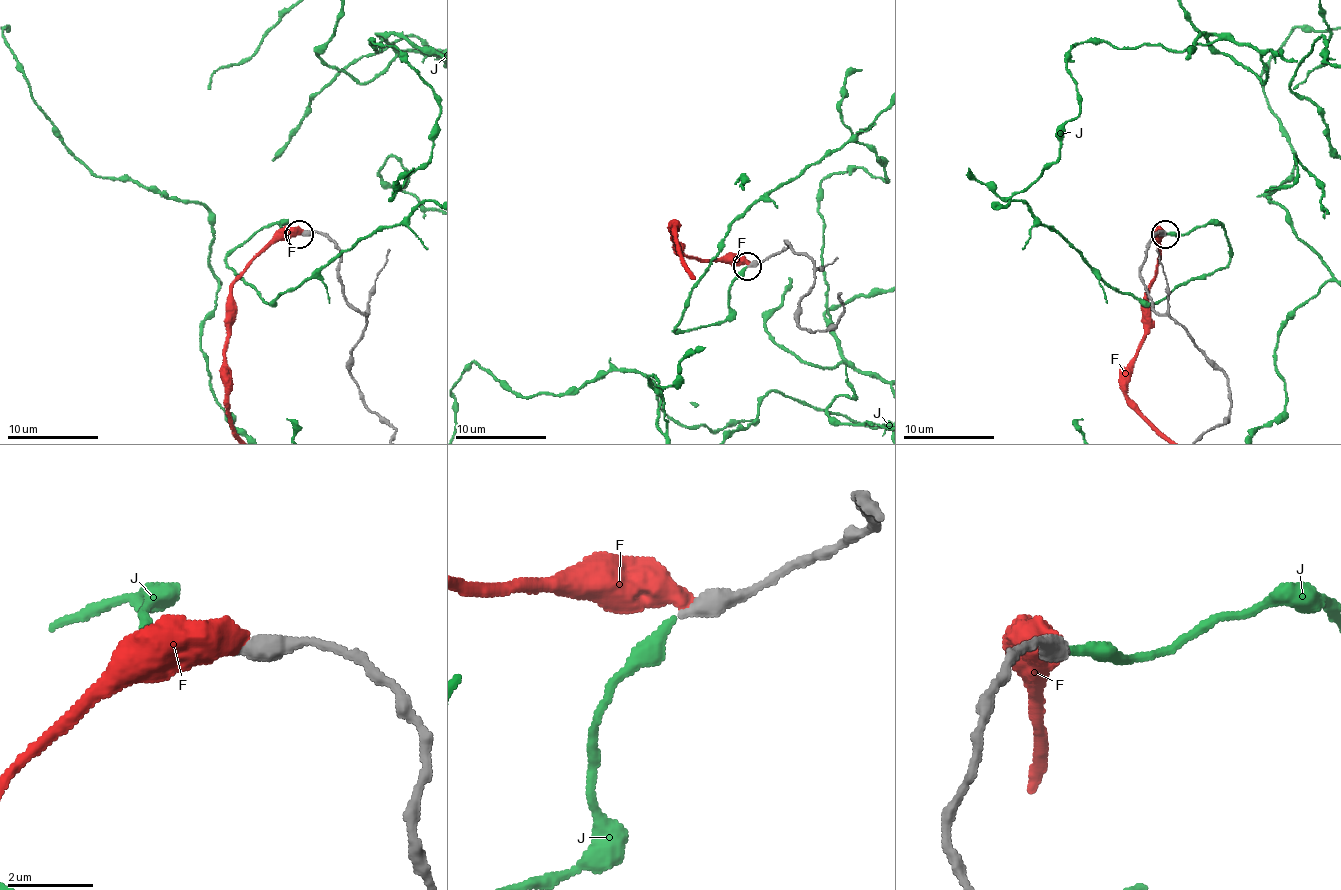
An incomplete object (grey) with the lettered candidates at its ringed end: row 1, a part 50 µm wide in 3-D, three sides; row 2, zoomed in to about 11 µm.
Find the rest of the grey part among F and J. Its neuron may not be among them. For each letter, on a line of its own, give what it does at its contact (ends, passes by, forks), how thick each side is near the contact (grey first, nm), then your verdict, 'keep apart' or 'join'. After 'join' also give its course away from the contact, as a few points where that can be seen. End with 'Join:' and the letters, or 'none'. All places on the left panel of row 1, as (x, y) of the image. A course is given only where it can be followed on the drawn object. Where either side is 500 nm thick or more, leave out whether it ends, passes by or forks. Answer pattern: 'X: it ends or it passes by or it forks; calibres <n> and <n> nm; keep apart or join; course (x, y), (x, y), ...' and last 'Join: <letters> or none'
F: calibres 550 and 480 nm; keep apart
J: it ends; calibres 440 and 280 nm; join
Join: J

